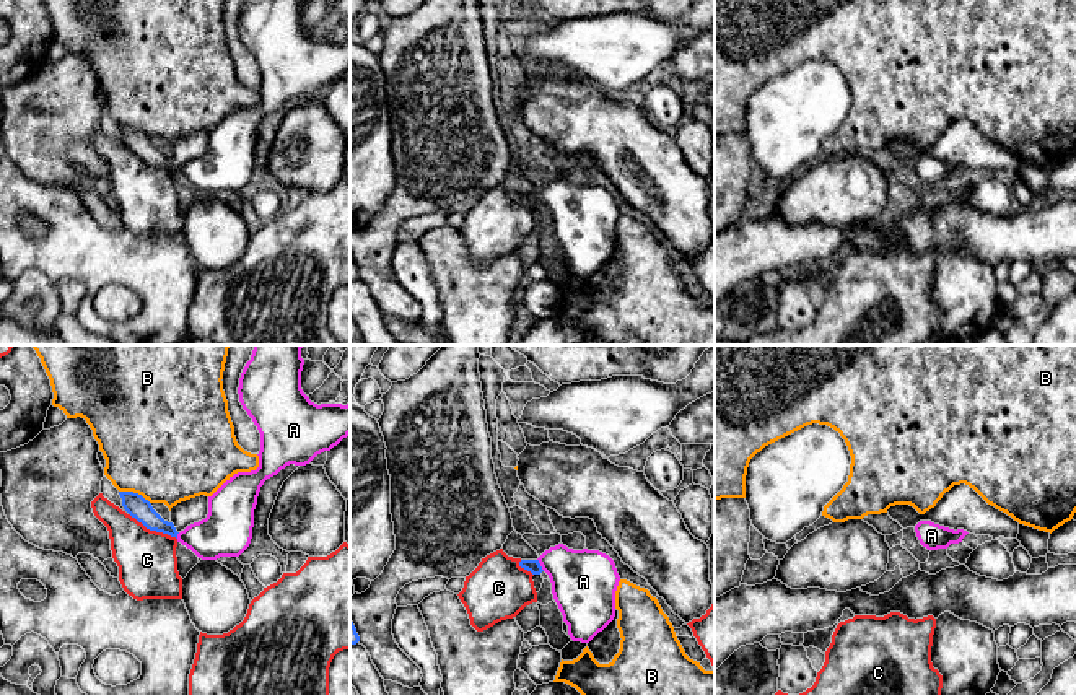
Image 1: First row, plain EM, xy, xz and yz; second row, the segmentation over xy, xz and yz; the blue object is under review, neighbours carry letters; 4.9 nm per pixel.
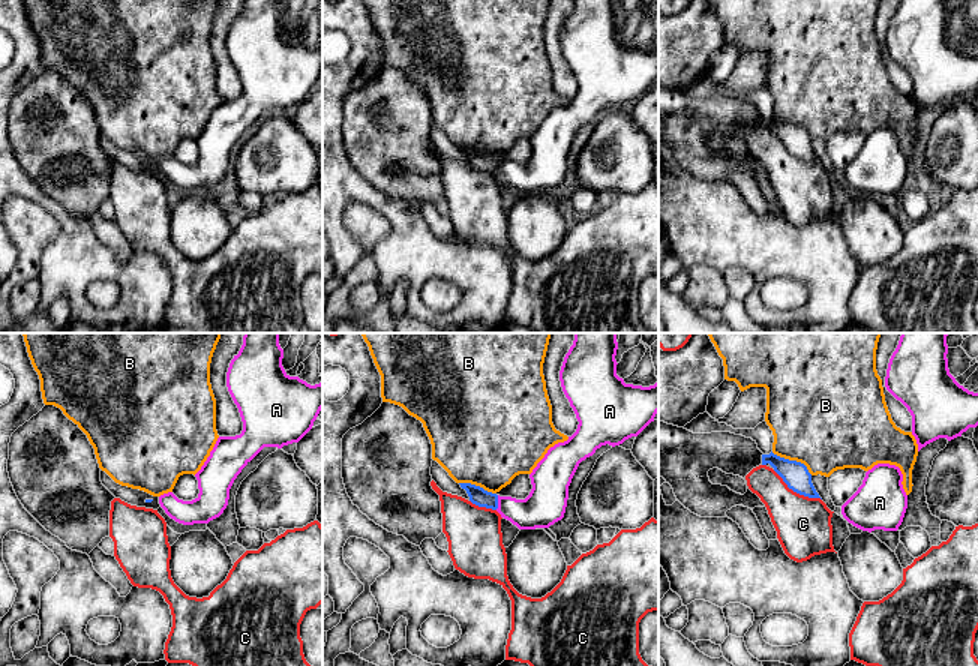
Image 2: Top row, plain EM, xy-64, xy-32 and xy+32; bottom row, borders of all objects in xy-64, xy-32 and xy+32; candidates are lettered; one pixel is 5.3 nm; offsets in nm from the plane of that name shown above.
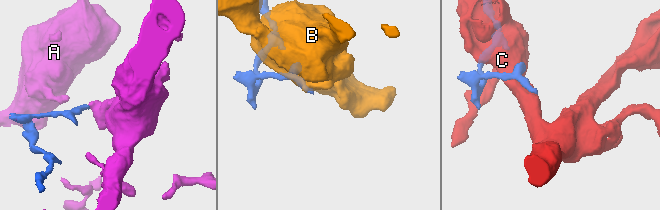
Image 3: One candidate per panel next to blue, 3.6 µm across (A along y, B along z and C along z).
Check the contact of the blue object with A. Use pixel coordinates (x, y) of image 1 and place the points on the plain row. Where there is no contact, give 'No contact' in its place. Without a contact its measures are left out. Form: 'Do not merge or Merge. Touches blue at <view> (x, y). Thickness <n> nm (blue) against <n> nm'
Do not merge. Touches blue at xz (539, 201). Thickness 70 nm (blue) against 320 nm

